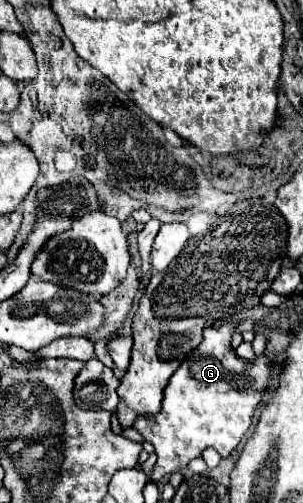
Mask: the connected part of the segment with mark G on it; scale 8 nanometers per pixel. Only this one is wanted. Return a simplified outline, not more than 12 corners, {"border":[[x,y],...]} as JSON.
{"border":[[234,324],[206,328],[160,412],[132,424],[150,476],[208,446],[228,458],[268,386],[270,360],[238,358]]}

